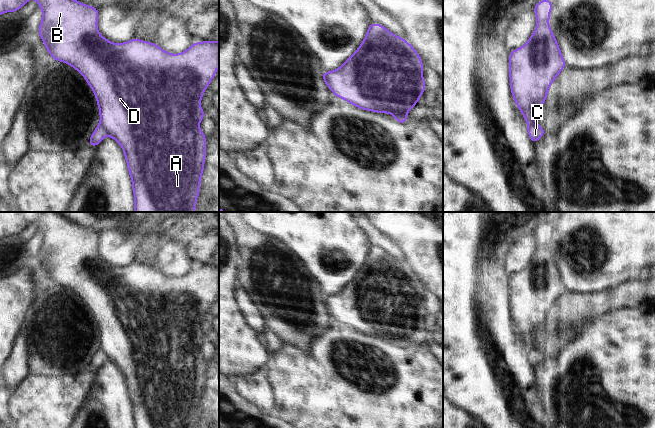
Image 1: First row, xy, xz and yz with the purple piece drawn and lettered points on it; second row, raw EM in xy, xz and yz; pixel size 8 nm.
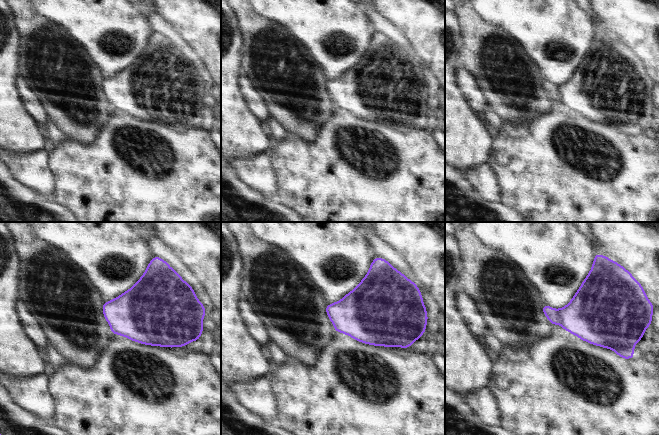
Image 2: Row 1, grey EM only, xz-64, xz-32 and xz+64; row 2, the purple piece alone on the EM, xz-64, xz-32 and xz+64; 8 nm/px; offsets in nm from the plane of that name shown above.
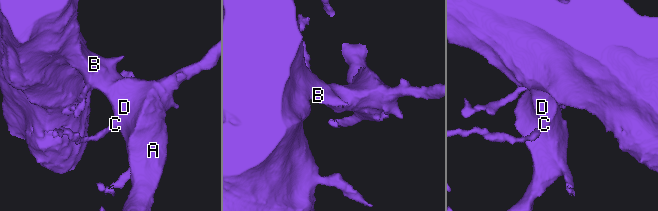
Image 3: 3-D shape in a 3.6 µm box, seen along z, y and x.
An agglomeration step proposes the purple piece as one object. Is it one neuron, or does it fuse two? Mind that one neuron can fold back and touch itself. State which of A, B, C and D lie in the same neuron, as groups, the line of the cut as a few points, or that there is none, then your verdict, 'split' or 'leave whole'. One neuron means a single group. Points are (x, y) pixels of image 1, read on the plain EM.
groups A B D / C; cut xy (99, 347), (107, 358); split

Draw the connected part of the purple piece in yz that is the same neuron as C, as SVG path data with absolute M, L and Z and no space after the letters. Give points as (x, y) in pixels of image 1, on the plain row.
M538 348L527 350L527 355L531 366L535 368L539 362L543 361L546 358L545 354Z

